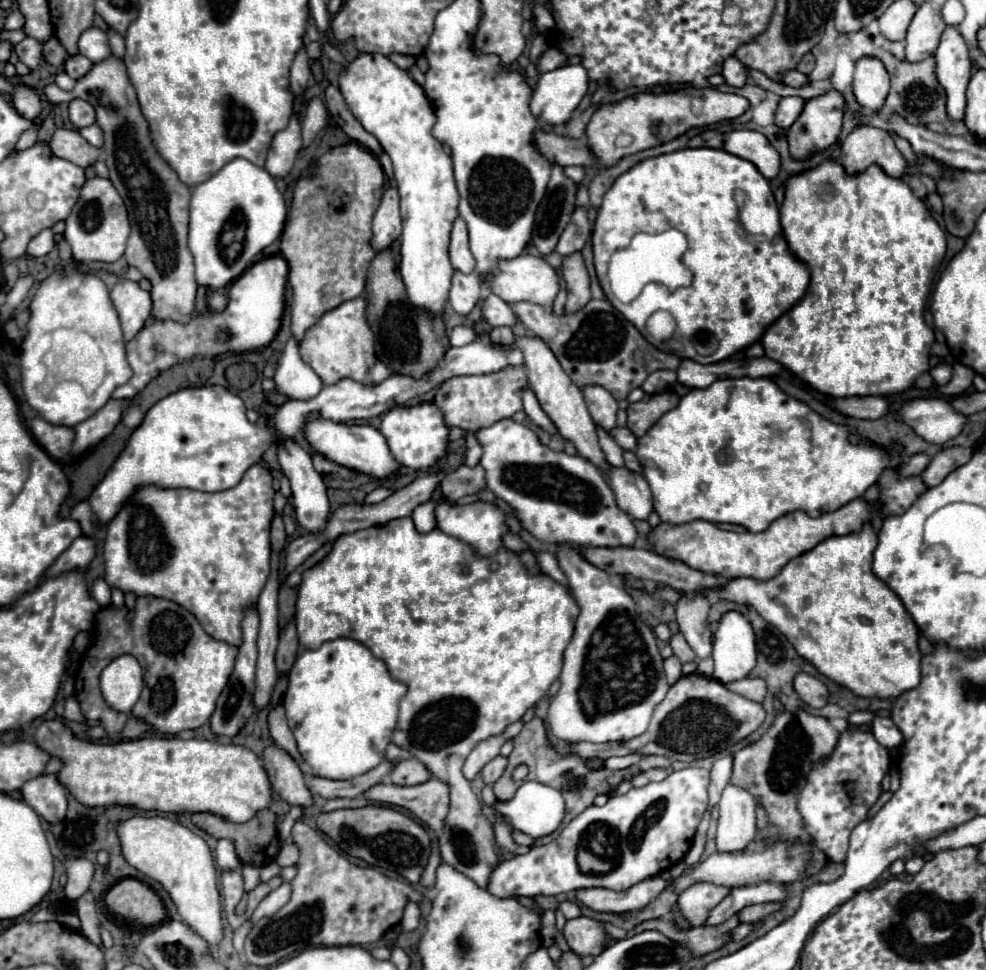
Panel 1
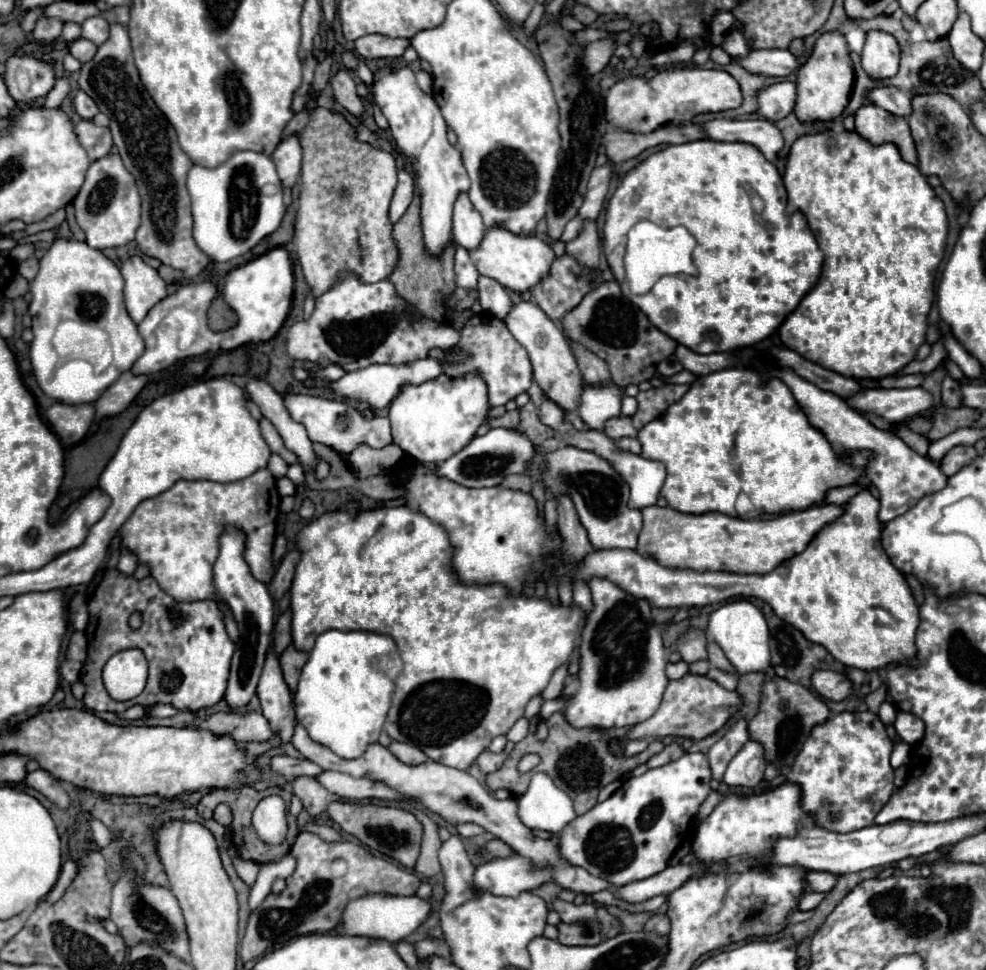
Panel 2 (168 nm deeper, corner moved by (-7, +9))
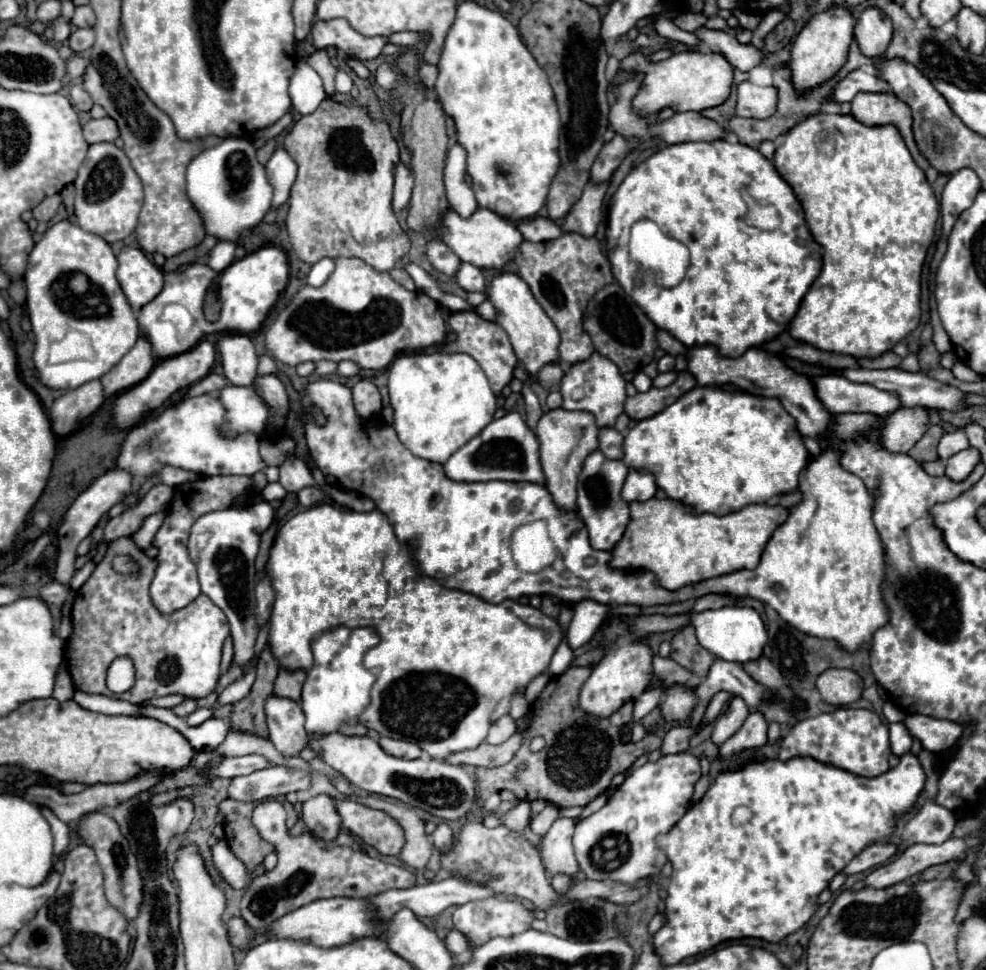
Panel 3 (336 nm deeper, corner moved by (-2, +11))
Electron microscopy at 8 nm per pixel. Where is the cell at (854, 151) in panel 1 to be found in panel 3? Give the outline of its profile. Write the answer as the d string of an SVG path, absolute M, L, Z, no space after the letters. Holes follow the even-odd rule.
M859 94L851 102L851 114L855 120L859 120L865 126L885 126L893 124L899 132L901 138L905 140L913 160L917 166L923 170L929 168L927 160L919 154L915 142L913 142L913 132L911 132L911 110L907 104L903 104L897 96L887 96L887 94Z

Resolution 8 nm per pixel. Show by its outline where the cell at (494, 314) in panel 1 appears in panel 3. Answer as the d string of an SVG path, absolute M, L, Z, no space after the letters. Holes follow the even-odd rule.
M461 264L455 282L465 290L465 292L487 292L487 282L483 272L477 266L471 264Z

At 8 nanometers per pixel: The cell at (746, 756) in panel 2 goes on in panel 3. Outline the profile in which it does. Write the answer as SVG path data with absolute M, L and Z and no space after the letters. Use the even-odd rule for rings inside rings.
M751 712L745 720L745 724L741 726L739 732L735 732L721 748L719 748L719 756L727 758L727 756L737 756L743 754L747 750L755 750L767 744L767 722L763 718L763 714L759 712Z

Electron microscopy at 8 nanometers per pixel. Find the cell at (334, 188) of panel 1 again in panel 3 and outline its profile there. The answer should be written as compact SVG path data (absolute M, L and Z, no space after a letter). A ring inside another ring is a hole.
M325 98L313 114L293 124L283 148L299 166L289 198L287 232L305 264L345 256L361 258L377 272L389 272L409 252L409 238L391 210L399 148L385 122L373 122L365 108L347 108Z

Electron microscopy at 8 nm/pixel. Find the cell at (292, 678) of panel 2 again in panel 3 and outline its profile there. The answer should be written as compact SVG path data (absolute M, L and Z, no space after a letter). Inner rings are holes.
M281 668L279 674L277 674L277 680L275 680L275 694L299 702L301 684L303 684L305 676L307 676L305 670L285 670L285 668Z

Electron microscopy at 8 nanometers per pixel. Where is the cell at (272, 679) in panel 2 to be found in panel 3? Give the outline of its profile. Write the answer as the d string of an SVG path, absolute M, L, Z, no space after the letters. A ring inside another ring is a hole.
M271 694L265 702L269 740L285 756L297 756L307 746L301 706L289 698Z

